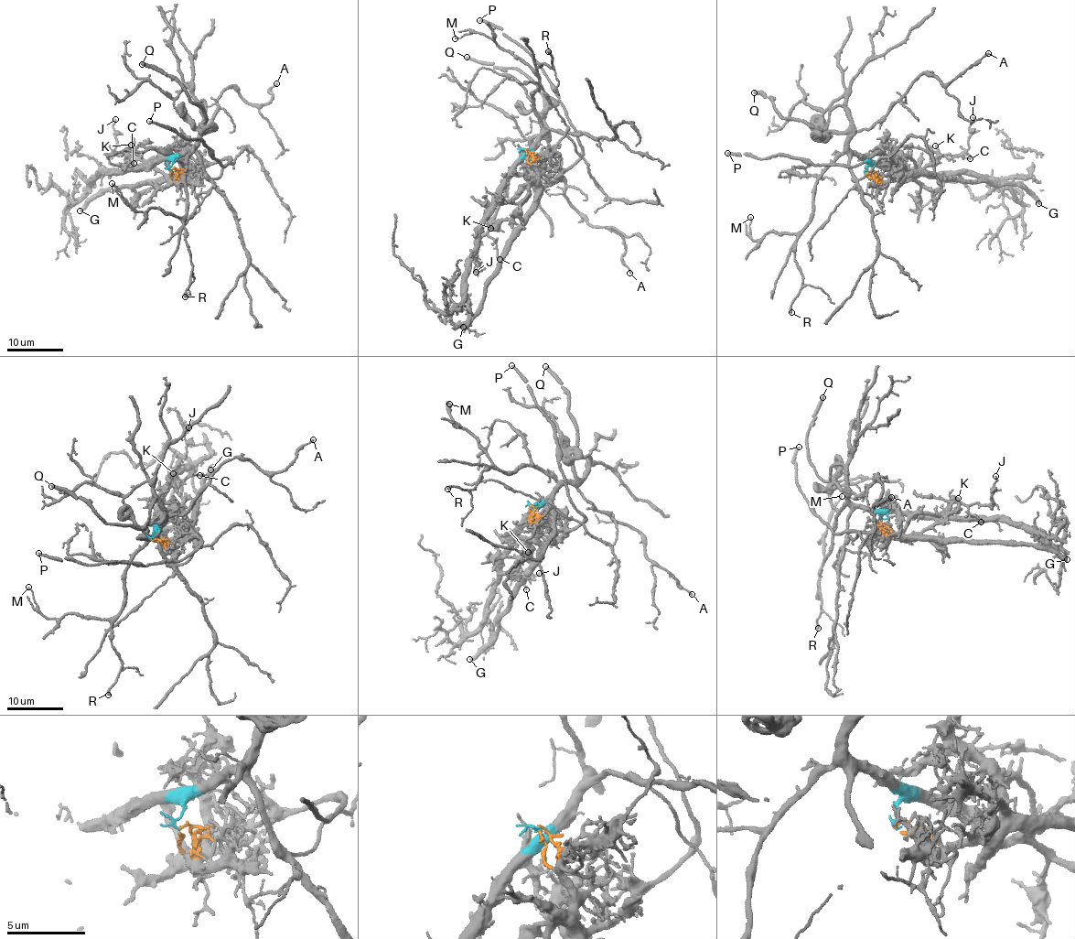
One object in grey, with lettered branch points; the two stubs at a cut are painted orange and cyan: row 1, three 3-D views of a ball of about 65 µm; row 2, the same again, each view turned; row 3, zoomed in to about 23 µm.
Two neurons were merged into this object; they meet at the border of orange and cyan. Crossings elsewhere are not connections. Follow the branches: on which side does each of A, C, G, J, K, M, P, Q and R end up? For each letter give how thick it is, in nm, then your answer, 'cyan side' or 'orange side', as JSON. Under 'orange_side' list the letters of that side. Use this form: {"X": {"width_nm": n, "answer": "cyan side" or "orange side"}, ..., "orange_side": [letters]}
{"A": {"width_nm": 150, "answer": "cyan side"}, "C": {"width_nm": 130, "answer": "orange side"}, "G": {"width_nm": 400, "answer": "orange side"}, "J": {"width_nm": 110, "answer": "orange side"}, "K": {"width_nm": 220, "answer": "orange side"}, "M": {"width_nm": 110, "answer": "cyan side"}, "P": {"width_nm": 220, "answer": "orange side"}, "Q": {"width_nm": 320, "answer": "cyan side"}, "R": {"width_nm": 340, "answer": "cyan side"}, "orange_side": ["C", "G", "J", "K", "P"]}

